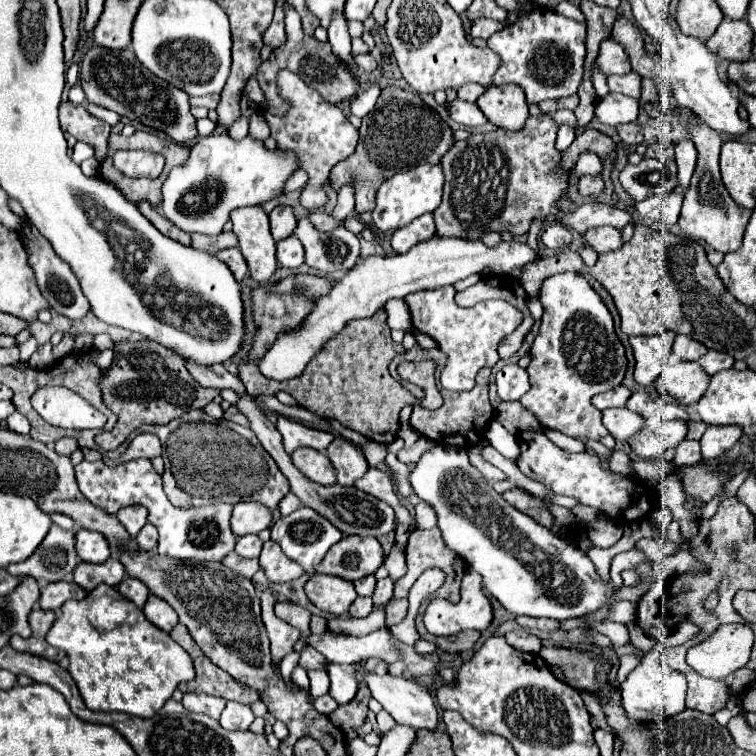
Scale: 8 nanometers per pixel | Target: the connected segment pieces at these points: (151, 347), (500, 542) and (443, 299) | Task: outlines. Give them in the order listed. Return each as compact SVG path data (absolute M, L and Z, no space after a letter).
M140 339L116 343L114 353L114 361L104 371L100 381L106 407L110 407L118 417L112 431L102 431L96 435L96 443L104 451L116 449L140 425L170 423L190 409L204 409L204 405L208 405L218 395L216 389L200 387L188 373L184 361L176 353L154 341Z
M434 445L434 449L424 453L416 461L416 467L410 471L410 485L414 493L434 509L438 527L448 549L456 551L472 569L482 575L484 587L510 613L566 621L602 609L612 601L614 593L618 591L612 581L600 579L594 563L580 547L560 539L526 513L520 513L516 507L508 505L508 501L504 501L504 497L496 493L492 485L480 475L480 471L470 463L468 449L448 449L442 445Z
M442 287L416 291L404 297L404 301L410 309L412 325L418 331L434 337L438 341L438 347L448 355L446 367L440 375L442 387L450 391L468 391L474 387L474 377L482 367L496 365L496 361L500 359L496 353L498 341L510 335L520 325L522 313L508 301L484 301L464 309L454 303L454 295L454 287Z

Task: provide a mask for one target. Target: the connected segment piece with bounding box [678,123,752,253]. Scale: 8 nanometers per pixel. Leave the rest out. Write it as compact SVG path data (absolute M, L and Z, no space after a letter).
M692 123L692 125L688 125L688 129L690 129L690 139L698 151L698 161L696 161L696 169L694 169L690 187L684 195L684 207L682 207L682 213L678 219L678 227L682 229L682 233L686 237L704 241L716 251L730 253L742 243L742 235L744 235L744 229L748 225L752 211L736 205L720 179L718 157L720 157L722 137L714 129L700 125L700 123Z

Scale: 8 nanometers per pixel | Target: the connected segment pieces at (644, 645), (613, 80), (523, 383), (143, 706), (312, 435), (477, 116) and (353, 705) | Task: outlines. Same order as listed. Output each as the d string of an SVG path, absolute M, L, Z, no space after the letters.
M636 621L626 623L626 627L628 627L628 631L630 631L630 643L632 643L636 649L640 649L642 653L648 653L648 651L654 647L654 641L648 639L648 637L642 633L642 629L638 627Z
M630 71L626 75L610 75L608 87L612 93L622 93L622 95L638 99L640 97L640 75L636 71Z
M516 363L506 365L496 373L496 385L502 401L518 401L530 389L526 369L518 367Z
M98 585L84 601L66 601L48 631L46 641L52 647L66 651L70 659L68 671L74 677L86 707L92 711L122 711L136 717L154 717L180 683L194 679L190 655L176 645L168 633L156 629L156 625L144 617L142 609L132 605L132 601L124 603L108 585Z
M278 417L276 421L276 429L282 433L282 443L286 453L290 455L292 451L296 451L298 447L312 447L316 451L326 451L326 447L330 445L330 441L334 439L334 435L330 431L318 431L312 427L306 427L298 421L292 421L288 417Z
M456 99L448 105L448 113L456 123L466 125L466 127L480 127L488 121L486 115L478 109L476 103L466 103L466 101L460 101L460 99Z
M360 685L356 697L346 703L340 705L336 711L332 711L328 717L330 721L340 727L340 729L348 729L348 727L360 727L368 715L368 699L370 699L370 691L366 685Z

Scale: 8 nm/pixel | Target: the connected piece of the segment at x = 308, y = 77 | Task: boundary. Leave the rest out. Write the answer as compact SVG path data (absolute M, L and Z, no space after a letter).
M288 7L288 11L286 11L286 41L284 41L284 45L280 45L276 51L272 51L270 59L260 65L258 75L256 75L260 87L262 87L264 95L266 95L268 111L272 115L280 115L282 117L284 113L288 113L288 103L280 97L278 85L276 85L276 73L280 69L296 71L300 75L300 79L304 83L312 85L328 103L348 101L360 89L358 79L354 79L352 73L348 73L346 65L340 65L340 61L336 61L336 55L332 53L332 47L328 43L320 43L314 37L310 37L310 41L308 41L308 35L304 35L304 31L300 27L300 15L292 7Z

